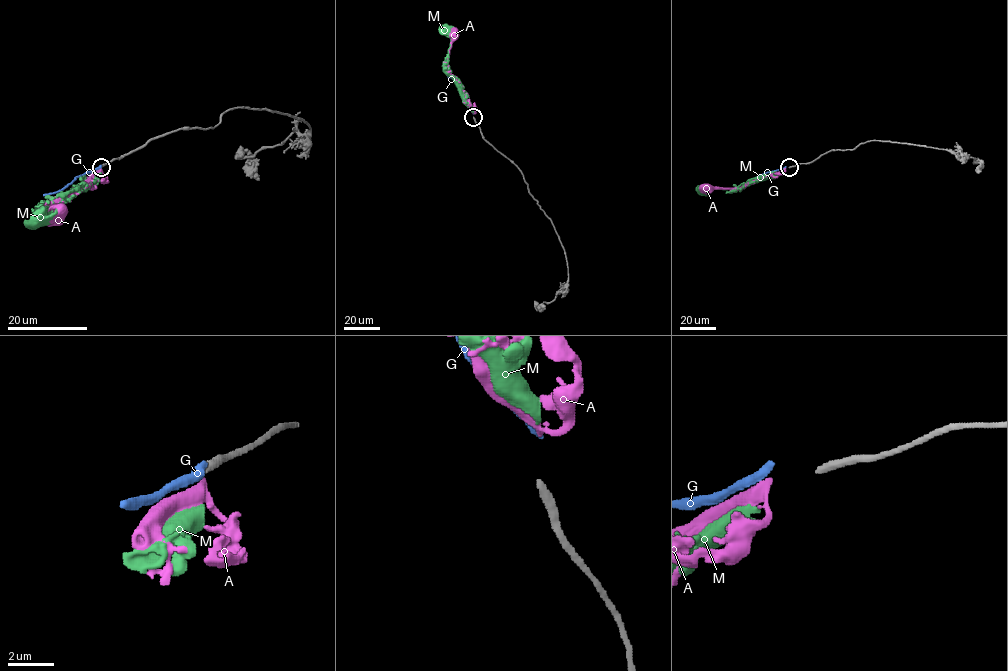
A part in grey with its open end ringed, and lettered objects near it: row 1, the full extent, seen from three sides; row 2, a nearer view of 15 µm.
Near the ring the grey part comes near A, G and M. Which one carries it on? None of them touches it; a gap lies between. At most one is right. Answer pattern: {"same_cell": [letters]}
{"same_cell": ["G"]}

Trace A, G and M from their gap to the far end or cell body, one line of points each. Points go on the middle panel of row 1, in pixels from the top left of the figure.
A: (473, 114), (462, 85), (447, 70), (448, 50), (455, 34)
G: (473, 114), (456, 83), (447, 76)
M: (473, 113), (460, 88), (446, 71), (445, 60), (451, 37), (444, 27)

